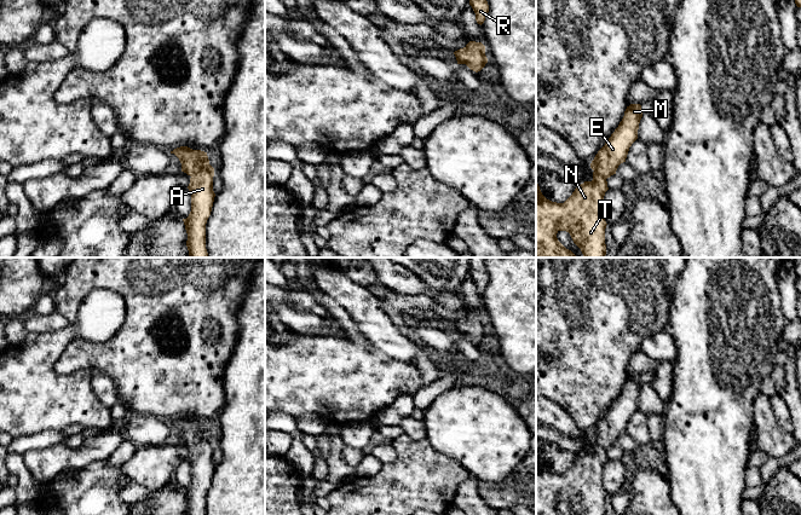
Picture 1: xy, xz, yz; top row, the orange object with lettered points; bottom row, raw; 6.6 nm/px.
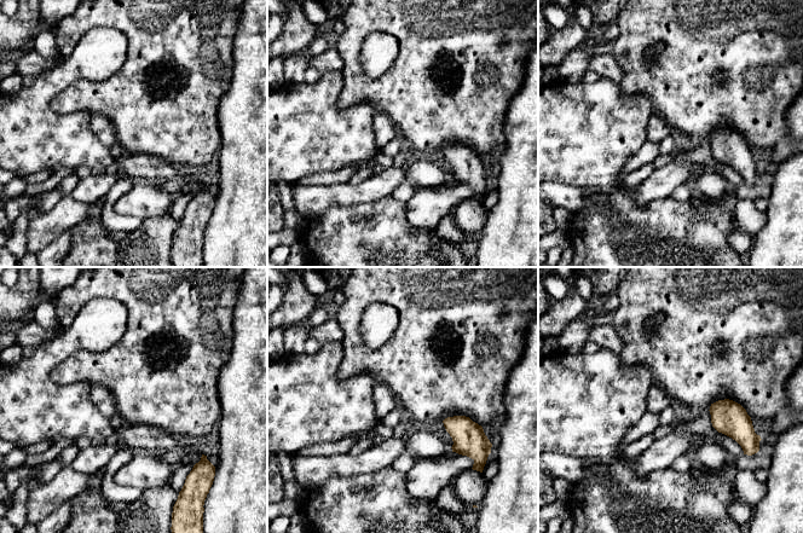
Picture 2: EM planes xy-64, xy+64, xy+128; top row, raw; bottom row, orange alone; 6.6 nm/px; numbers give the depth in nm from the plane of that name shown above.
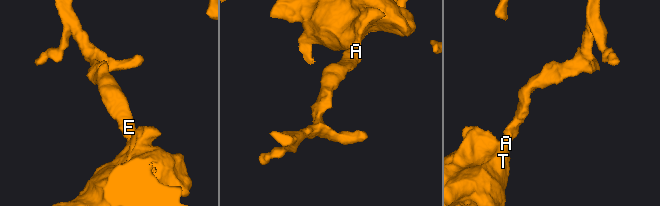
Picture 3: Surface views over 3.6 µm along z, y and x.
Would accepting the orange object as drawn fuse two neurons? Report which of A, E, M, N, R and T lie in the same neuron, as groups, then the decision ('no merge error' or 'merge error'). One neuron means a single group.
A E M N R T; no merge error

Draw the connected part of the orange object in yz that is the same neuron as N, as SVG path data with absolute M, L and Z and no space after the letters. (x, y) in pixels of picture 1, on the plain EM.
M640 375L627 377L618 398L590 434L590 439L594 441L593 451L578 456L564 474L547 470L536 453L536 515L561 515L557 509L559 502L569 503L575 515L605 515L607 494L603 486L603 473L605 463L609 461L606 450L616 445L618 436L626 433L629 418L638 410L641 388Z

